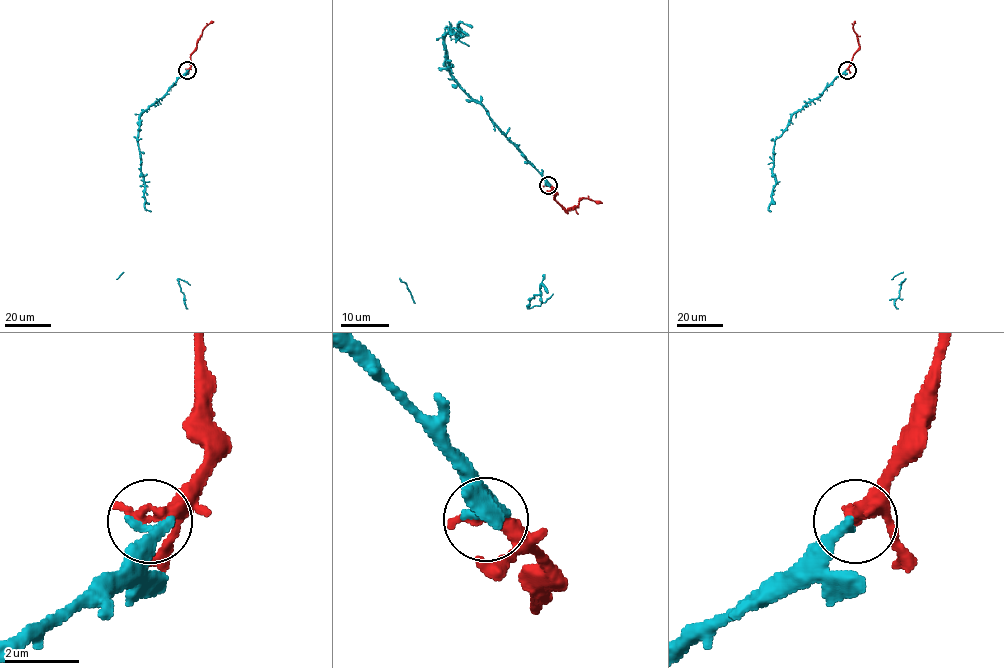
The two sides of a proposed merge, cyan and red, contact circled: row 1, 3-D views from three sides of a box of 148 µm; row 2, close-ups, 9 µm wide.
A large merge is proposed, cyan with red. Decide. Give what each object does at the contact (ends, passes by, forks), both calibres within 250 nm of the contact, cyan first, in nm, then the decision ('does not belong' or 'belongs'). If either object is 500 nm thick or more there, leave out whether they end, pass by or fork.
cyan ends there; red ends there; 360 nm thick on the cyan side, 400 nm on the other; belongs

